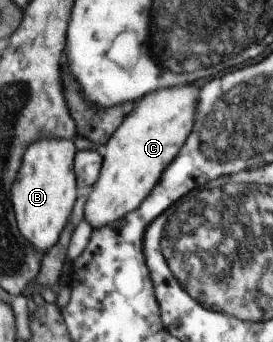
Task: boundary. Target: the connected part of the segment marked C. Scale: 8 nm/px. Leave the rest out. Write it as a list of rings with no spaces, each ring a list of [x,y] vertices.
[[[195,85],[157,88],[154,92],[149,92],[138,100],[137,107],[125,116],[109,141],[96,149],[102,154],[102,168],[98,180],[91,187],[84,207],[84,219],[93,229],[117,223],[126,213],[135,211],[151,193],[163,170],[175,159],[193,129],[195,111],[197,111],[197,95],[199,95],[199,87]]]

